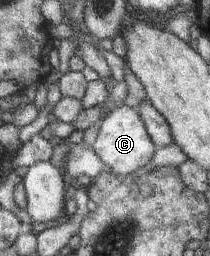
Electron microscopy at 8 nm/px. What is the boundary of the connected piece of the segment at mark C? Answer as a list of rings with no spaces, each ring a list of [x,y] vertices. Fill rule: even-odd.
[[[124,103],[116,105],[101,121],[99,133],[92,148],[110,171],[126,178],[132,177],[135,170],[148,163],[157,149],[142,116]]]

